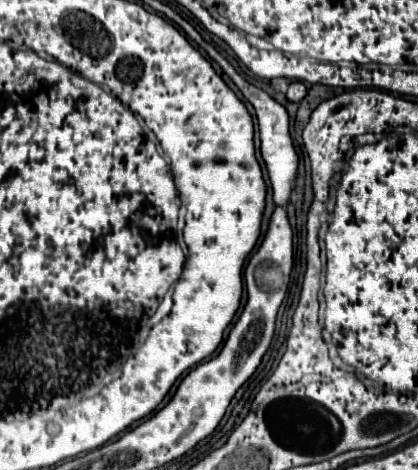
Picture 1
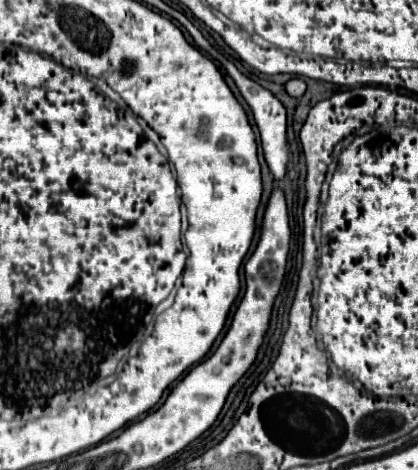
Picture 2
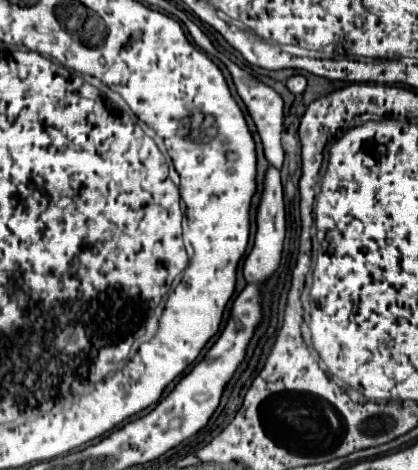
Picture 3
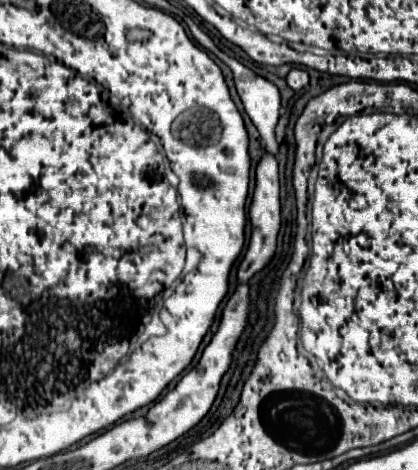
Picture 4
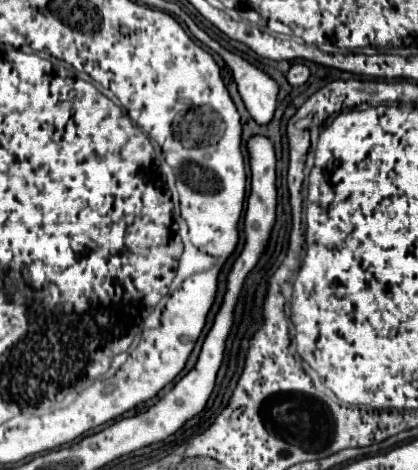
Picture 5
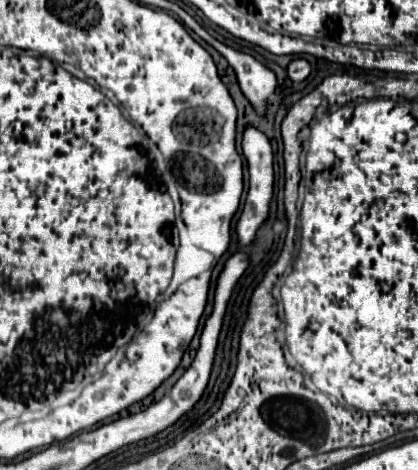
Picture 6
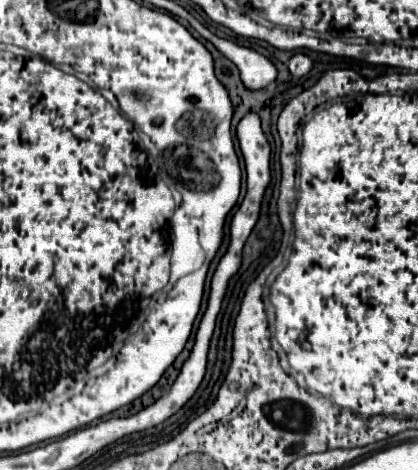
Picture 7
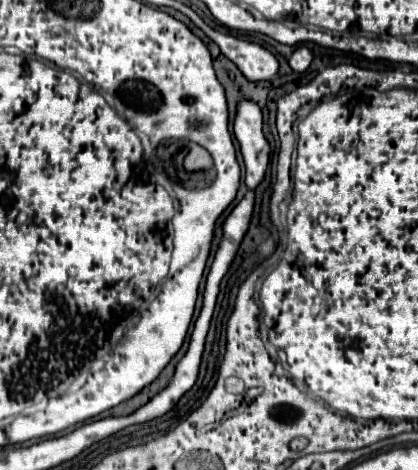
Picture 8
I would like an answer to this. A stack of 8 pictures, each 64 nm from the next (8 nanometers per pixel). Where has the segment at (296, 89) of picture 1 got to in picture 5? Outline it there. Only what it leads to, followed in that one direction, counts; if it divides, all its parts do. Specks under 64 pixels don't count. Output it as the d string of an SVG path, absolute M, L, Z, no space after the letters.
M292 64L292 68L288 70L288 74L286 74L286 78L288 78L288 82L292 84L292 86L300 86L300 84L304 84L306 80L308 80L308 76L310 76L310 70L308 70L308 66L306 64Z

